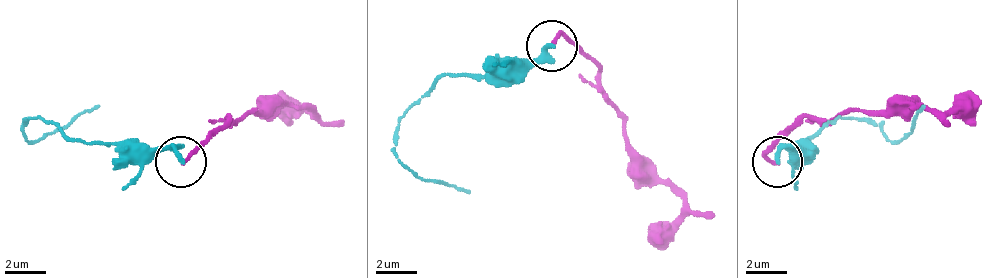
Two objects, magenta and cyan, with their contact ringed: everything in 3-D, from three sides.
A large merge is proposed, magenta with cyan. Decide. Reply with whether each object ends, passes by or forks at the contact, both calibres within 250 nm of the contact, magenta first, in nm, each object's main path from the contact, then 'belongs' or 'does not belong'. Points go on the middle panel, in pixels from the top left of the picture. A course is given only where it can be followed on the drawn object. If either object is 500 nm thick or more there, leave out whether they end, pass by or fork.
magenta ends there; cyan ends there; 170 nm thick on the magenta side, 240 nm on the other; magenta runs (550, 44), (570, 39), (601, 70), (601, 95), (626, 146), (682, 202), (682, 217), (652, 248); cyan runs (550, 44), (535, 59), (443, 75), (397, 120), (392, 151), (408, 166), (469, 192); belongs

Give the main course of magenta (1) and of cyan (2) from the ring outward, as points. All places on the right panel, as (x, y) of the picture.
1: (776, 162), (771, 147), (801, 117), (949, 112), (979, 101)
2: (776, 162), (791, 147), (806, 142), (827, 122), (852, 117), (898, 142), (923, 106)

